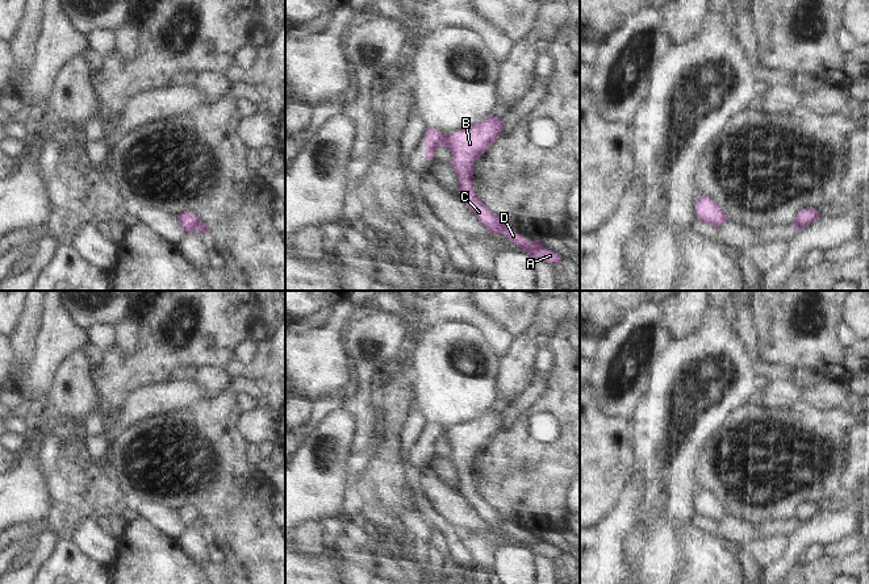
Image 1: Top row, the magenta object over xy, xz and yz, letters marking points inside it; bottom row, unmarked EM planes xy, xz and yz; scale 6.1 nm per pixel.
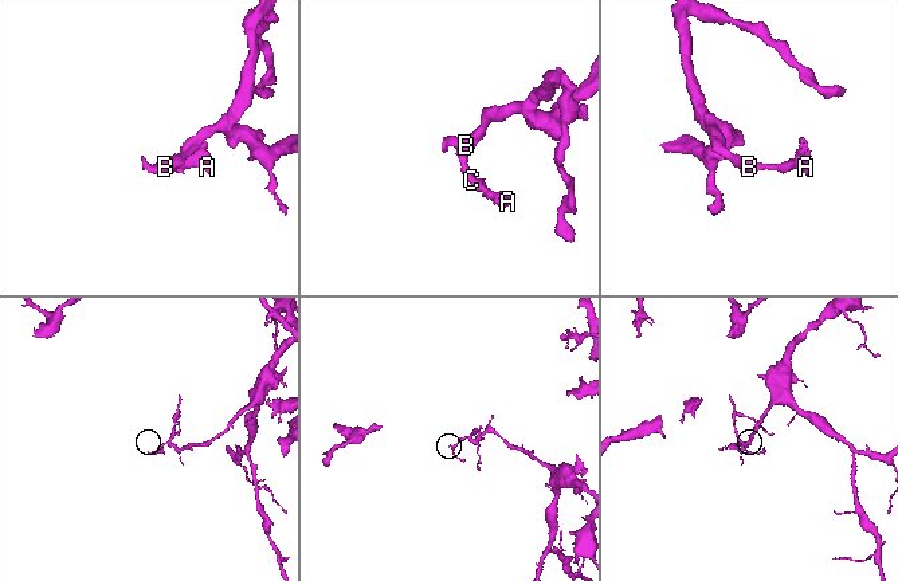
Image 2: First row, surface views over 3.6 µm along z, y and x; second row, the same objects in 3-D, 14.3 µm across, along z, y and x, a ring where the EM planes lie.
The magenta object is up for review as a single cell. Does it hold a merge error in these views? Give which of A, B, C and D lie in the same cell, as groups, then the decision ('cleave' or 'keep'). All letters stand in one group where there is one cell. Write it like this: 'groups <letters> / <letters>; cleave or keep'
groups A B C D; keep

